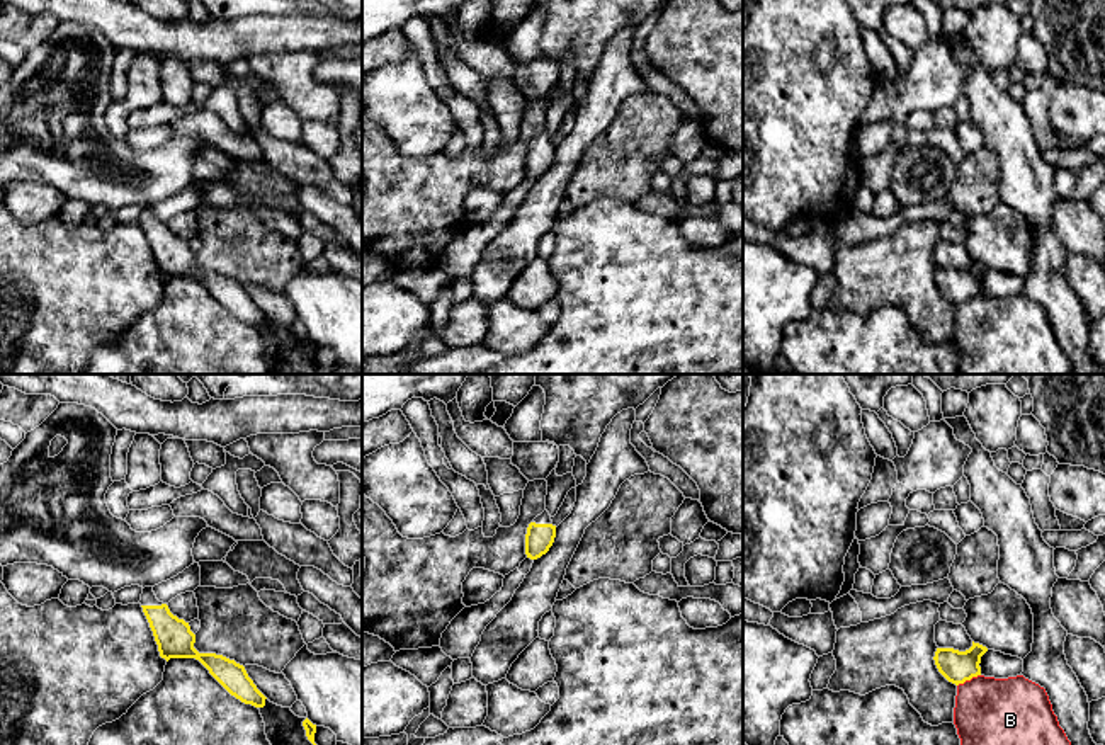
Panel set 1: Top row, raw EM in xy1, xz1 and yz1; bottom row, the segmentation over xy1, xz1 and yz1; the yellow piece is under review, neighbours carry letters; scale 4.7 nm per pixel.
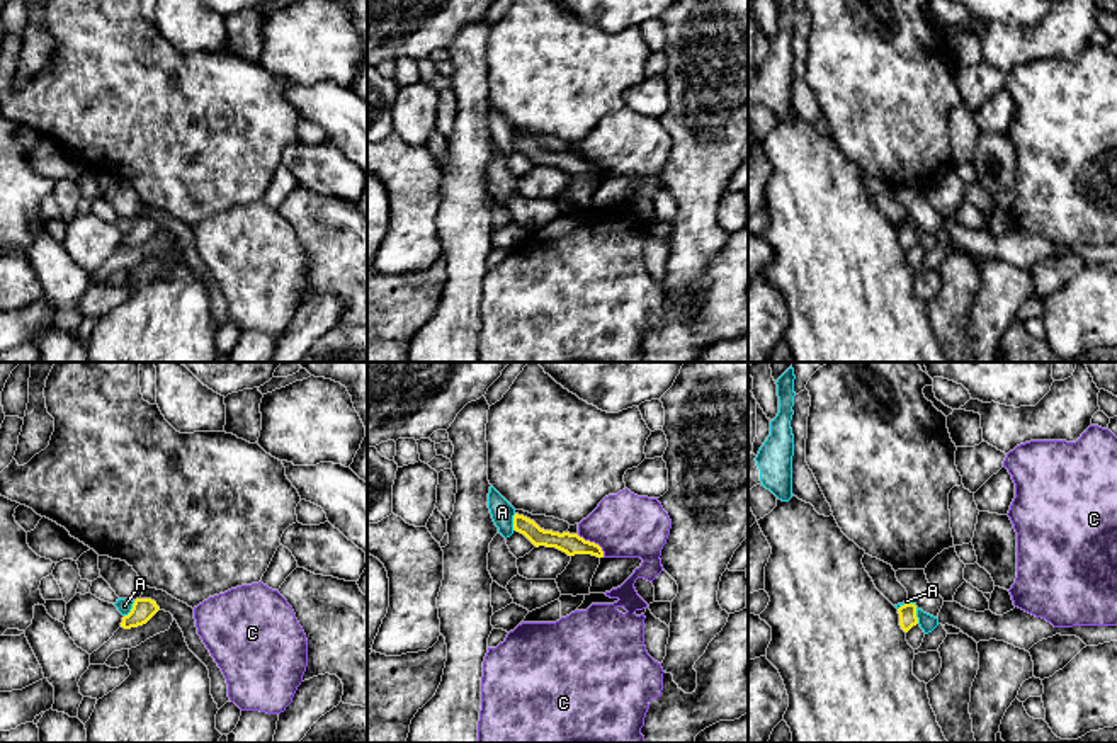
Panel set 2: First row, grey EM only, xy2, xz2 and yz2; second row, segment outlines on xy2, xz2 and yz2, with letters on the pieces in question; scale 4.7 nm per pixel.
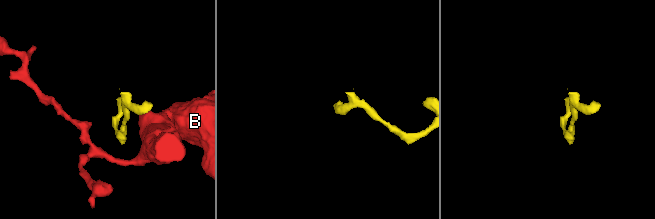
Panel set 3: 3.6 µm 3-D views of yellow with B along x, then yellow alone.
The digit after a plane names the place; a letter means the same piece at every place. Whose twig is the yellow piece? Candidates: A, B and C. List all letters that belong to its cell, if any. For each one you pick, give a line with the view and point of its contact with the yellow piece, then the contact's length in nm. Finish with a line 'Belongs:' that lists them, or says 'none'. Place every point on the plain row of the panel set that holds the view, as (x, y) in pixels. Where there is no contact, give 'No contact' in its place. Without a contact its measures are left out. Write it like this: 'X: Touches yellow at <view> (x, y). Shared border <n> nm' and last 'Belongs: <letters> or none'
Belongs: none

